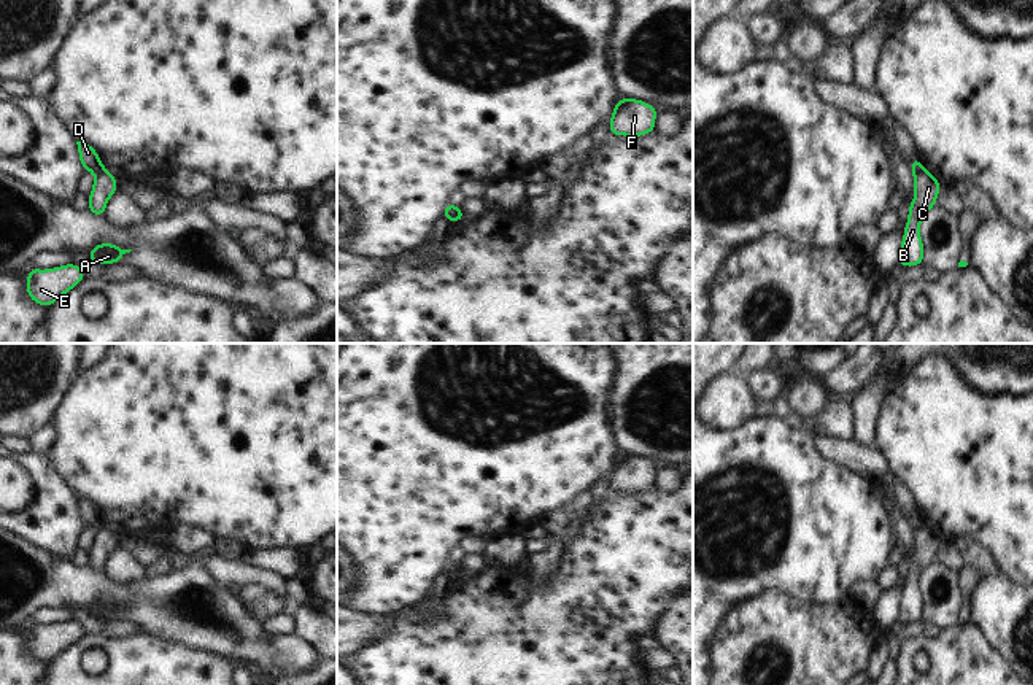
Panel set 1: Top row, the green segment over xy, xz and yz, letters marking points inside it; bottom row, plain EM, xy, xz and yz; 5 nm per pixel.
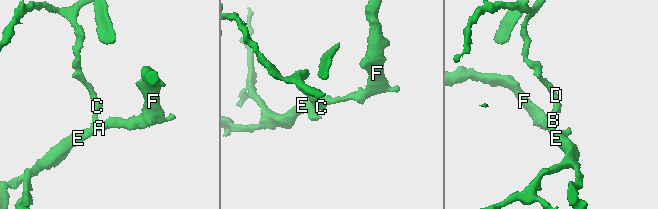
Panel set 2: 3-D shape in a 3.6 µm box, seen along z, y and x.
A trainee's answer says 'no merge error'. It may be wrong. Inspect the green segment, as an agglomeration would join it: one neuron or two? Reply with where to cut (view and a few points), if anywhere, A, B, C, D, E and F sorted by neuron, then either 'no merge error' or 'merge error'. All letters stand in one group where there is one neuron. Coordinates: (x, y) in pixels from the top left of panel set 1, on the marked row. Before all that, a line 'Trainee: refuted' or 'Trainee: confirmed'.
Trainee: refuted
cut yz (924, 169), (914, 175); groups A B C E F / D; merge error

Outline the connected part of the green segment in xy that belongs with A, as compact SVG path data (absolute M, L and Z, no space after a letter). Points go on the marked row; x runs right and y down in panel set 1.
M100 243L94 246L86 256L100 265L106 265L106 264L116 264L119 259L122 259L126 253L130 251L132 250L122 250L113 243Z

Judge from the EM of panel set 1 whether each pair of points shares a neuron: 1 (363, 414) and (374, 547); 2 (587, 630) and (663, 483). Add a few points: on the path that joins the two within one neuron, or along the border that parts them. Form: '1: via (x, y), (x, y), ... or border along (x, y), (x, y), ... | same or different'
1: via (369, 447), (374, 514) | same
2: border along (655, 487), (663, 491), (676, 490) | different

